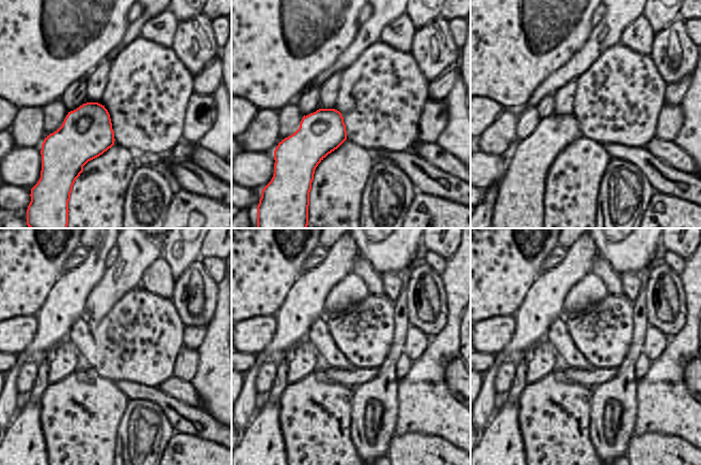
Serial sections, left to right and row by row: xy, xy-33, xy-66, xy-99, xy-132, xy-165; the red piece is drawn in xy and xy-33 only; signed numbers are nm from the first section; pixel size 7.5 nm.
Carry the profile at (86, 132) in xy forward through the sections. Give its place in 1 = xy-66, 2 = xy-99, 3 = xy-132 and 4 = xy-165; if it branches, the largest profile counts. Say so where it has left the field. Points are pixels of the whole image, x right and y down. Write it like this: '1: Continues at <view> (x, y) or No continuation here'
1: Continues at xy-66 (522, 190)
2: Continues at xy-99 (37, 423)
3: Continues at xy-132 (273, 445)
4: Continues at xy-165 (512, 445)

